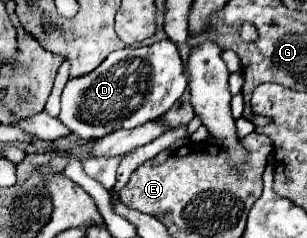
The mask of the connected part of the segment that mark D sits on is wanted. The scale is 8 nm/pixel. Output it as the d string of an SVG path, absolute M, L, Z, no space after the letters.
M161 40L151 46L123 48L111 52L93 72L69 78L61 96L59 120L79 138L103 138L119 128L135 128L147 120L161 118L185 92L183 62L177 44Z

